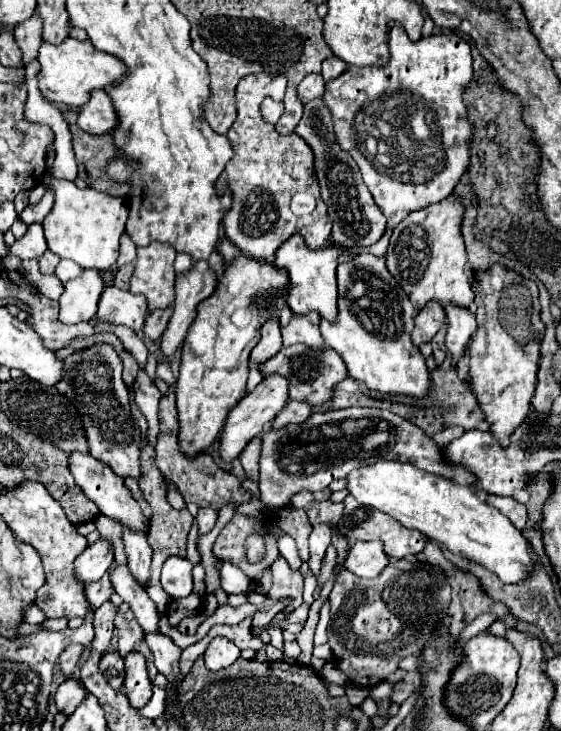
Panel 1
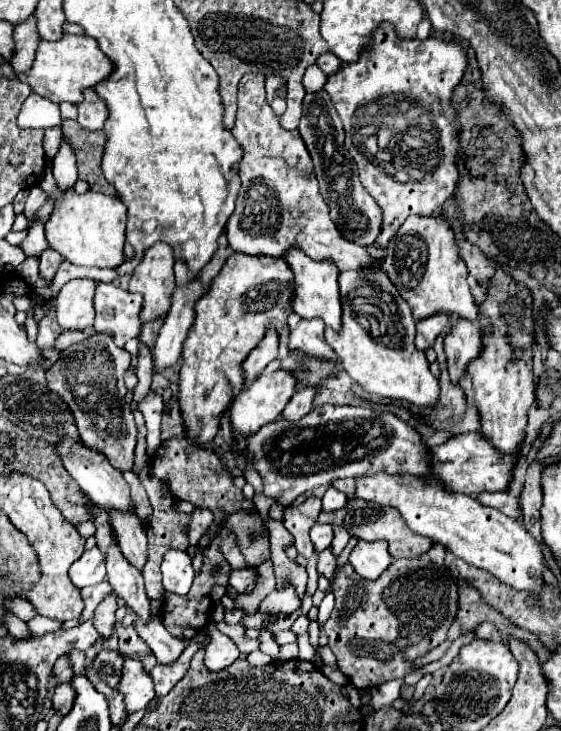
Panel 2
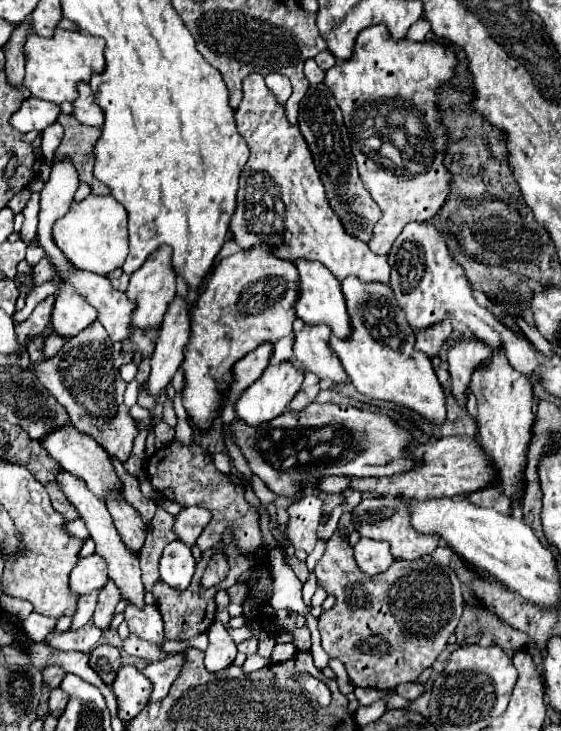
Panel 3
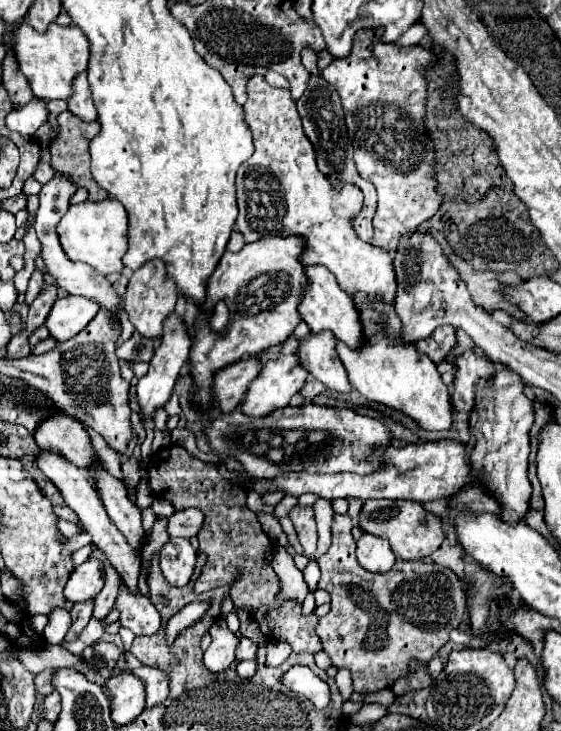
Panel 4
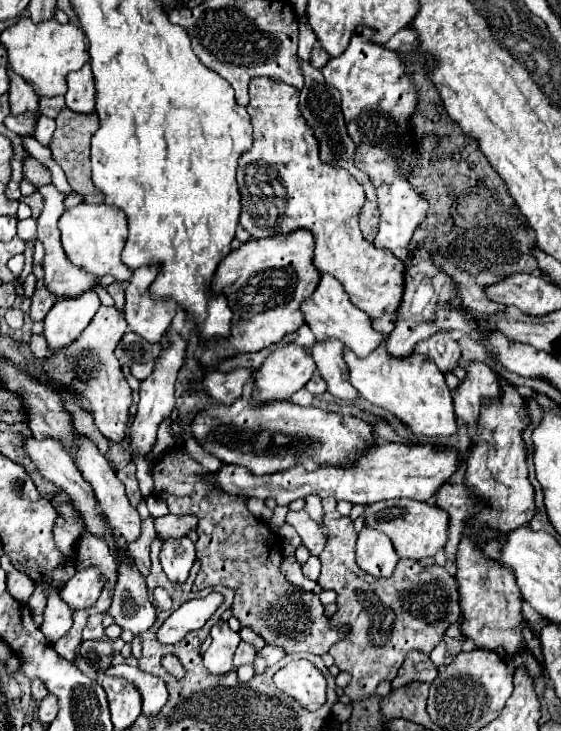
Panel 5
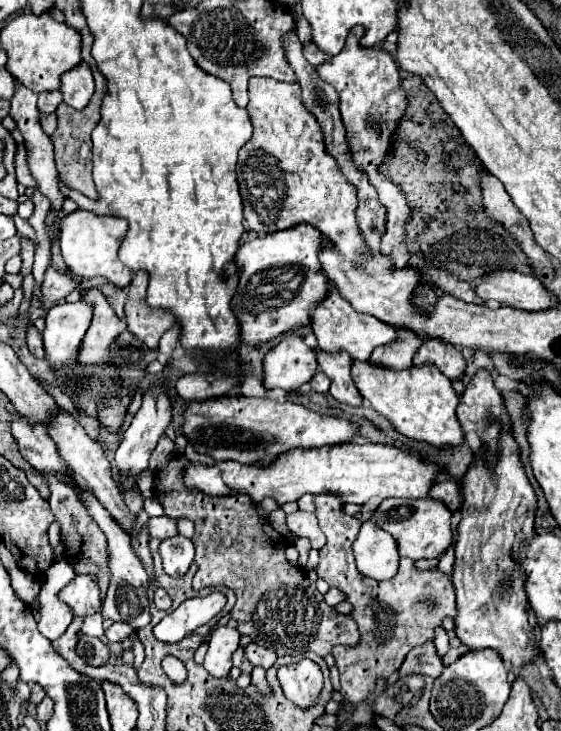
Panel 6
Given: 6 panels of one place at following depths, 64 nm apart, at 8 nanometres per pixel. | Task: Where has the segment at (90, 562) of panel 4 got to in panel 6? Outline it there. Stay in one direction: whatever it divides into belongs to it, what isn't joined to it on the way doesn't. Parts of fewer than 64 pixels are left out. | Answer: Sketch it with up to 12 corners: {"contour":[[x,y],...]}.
{"contour":[[78,574],[60,590],[74,616],[100,612],[100,588],[92,574]]}

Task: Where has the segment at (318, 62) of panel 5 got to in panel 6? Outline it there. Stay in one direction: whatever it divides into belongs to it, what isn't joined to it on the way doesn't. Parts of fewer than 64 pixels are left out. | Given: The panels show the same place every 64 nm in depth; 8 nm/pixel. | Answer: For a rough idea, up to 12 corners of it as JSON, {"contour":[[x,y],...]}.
{"contour":[[314,44],[304,46],[304,56],[312,66],[326,60]]}

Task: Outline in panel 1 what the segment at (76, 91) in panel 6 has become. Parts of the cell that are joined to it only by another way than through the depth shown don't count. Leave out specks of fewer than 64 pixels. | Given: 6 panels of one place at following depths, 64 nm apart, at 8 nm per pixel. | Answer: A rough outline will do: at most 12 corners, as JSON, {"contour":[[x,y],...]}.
{"contour":[[104,90],[82,106],[78,126],[94,136],[114,134],[118,114]]}

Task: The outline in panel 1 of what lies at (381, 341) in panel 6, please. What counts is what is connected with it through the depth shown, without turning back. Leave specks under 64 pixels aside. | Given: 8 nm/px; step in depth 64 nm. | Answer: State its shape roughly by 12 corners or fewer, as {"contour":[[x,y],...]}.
{"contour":[[292,234],[274,256],[288,306],[334,322],[338,248]]}

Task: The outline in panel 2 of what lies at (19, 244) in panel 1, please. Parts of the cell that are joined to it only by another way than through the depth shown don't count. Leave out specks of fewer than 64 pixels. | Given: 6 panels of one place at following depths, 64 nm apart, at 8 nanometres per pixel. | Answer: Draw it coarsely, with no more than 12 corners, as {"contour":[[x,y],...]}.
{"contour":[[34,222],[20,242],[26,256],[40,256],[48,248],[44,226]]}

